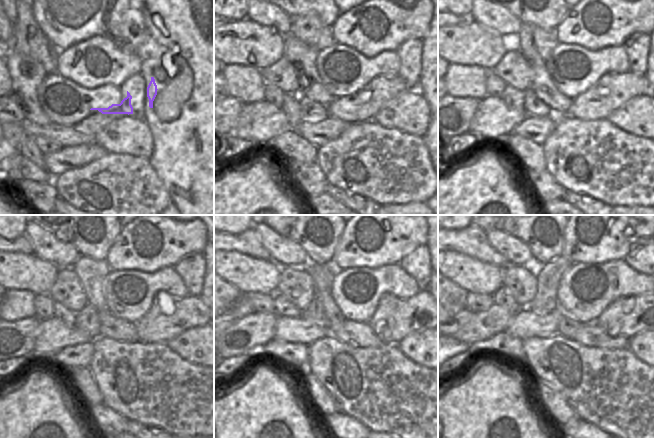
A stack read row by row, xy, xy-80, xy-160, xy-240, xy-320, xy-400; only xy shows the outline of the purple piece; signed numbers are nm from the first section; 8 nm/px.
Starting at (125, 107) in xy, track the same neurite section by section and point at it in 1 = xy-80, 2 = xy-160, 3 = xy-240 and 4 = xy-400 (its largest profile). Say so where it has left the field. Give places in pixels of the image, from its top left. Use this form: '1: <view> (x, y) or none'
1: xy-80 (363, 105)
2: xy-160 (612, 90)
3: xy-240 (168, 317)
4: xy-400 (625, 317)

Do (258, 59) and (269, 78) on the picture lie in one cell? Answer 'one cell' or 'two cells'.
two cells

